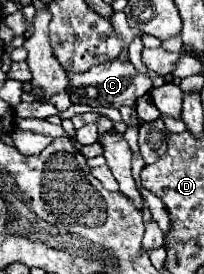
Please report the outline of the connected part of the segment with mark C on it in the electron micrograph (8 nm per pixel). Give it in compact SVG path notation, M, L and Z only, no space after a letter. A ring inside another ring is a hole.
M118 58L98 64L82 74L68 74L68 80L70 80L68 94L72 104L86 104L92 108L132 106L136 98L140 98L144 92L152 88L152 80L146 74L138 74L130 62L120 62Z

